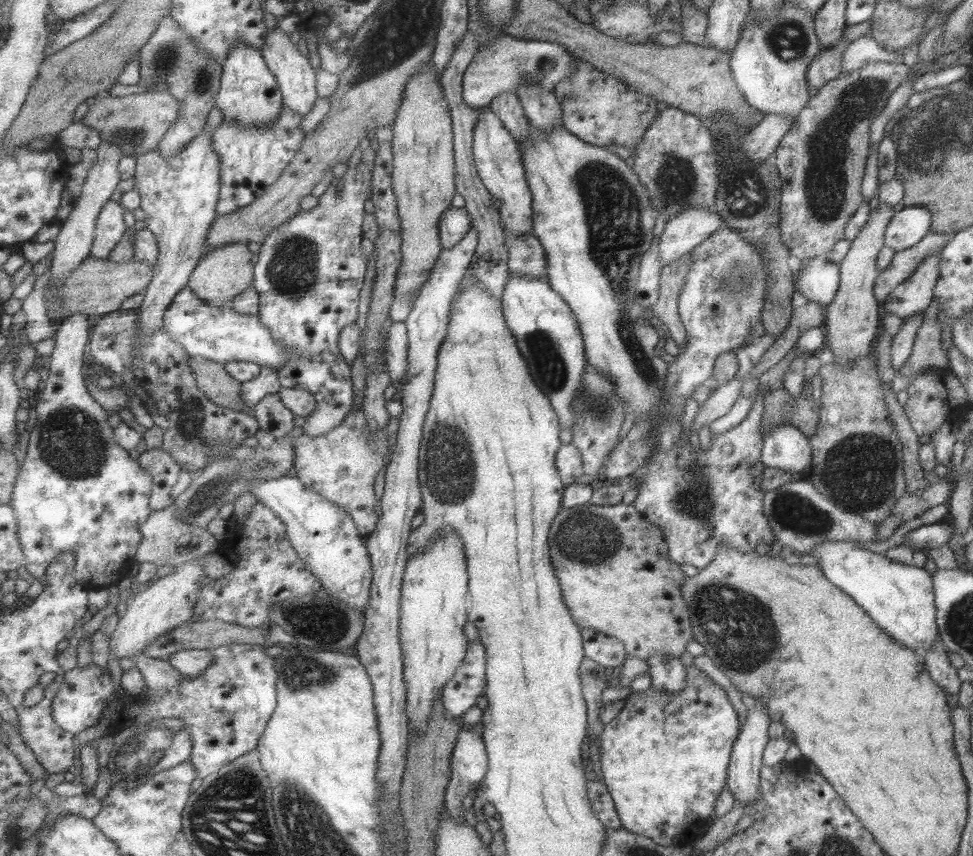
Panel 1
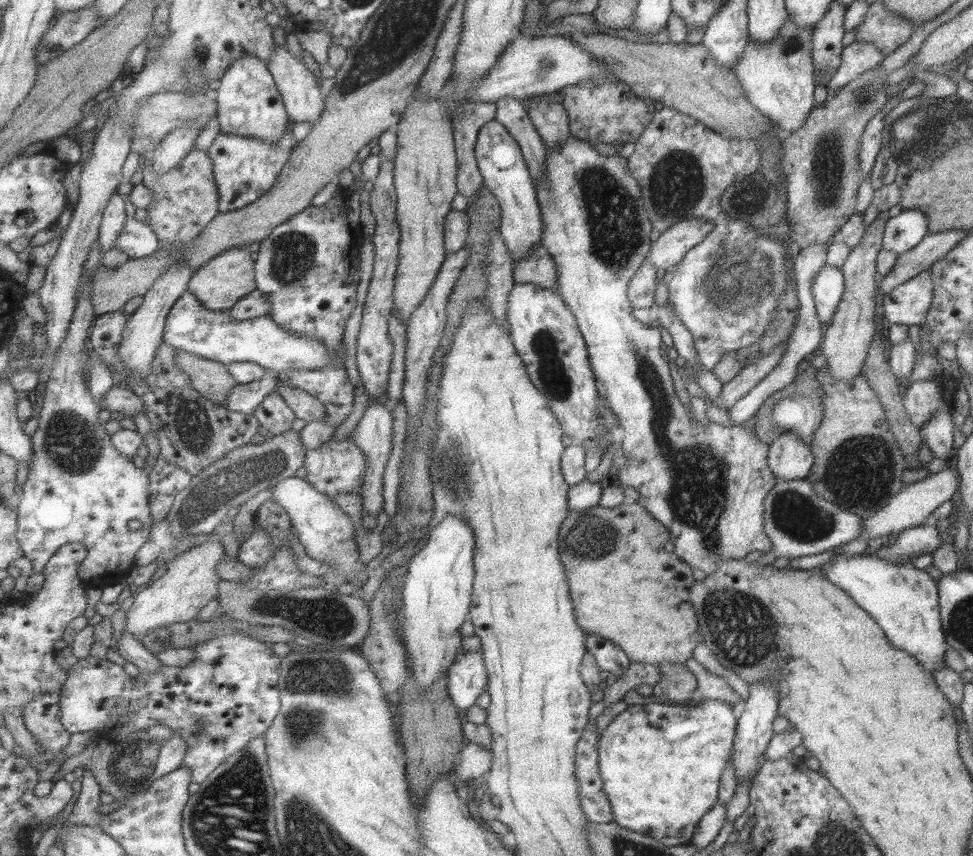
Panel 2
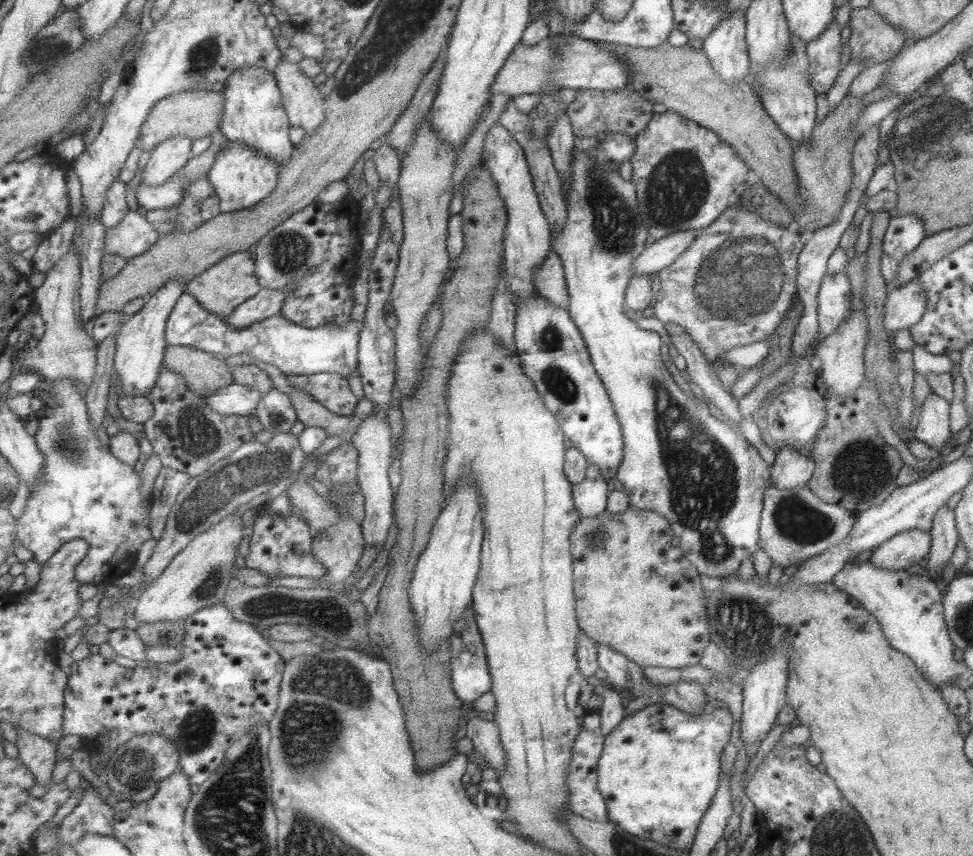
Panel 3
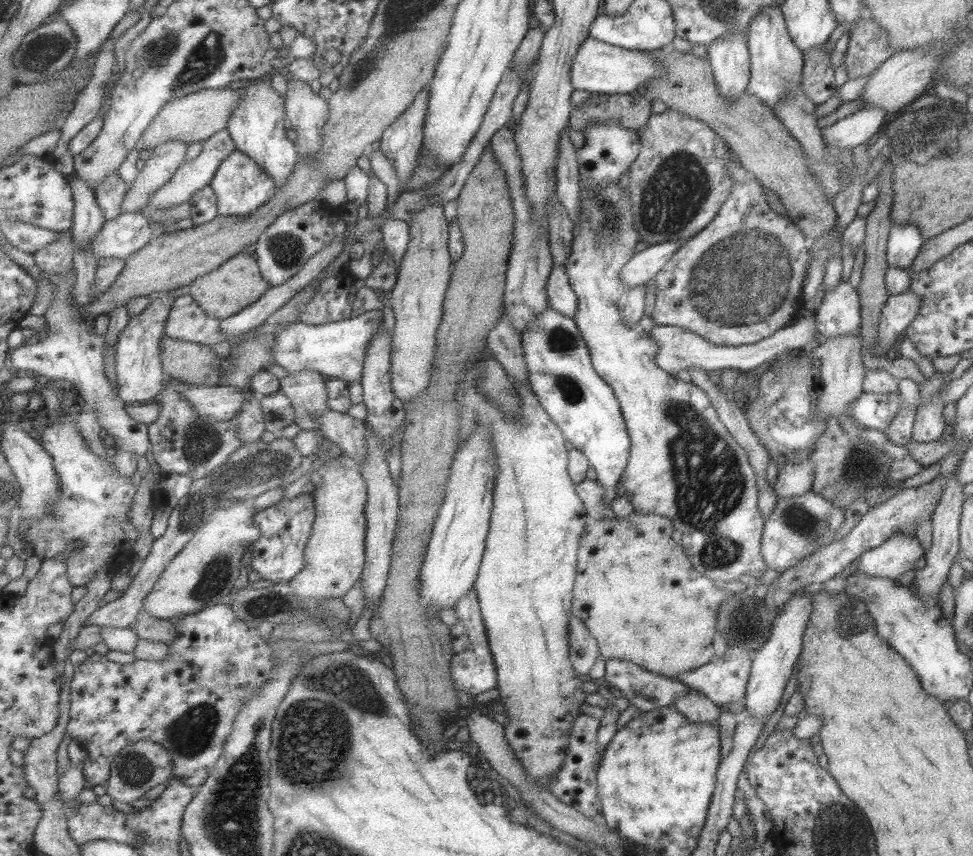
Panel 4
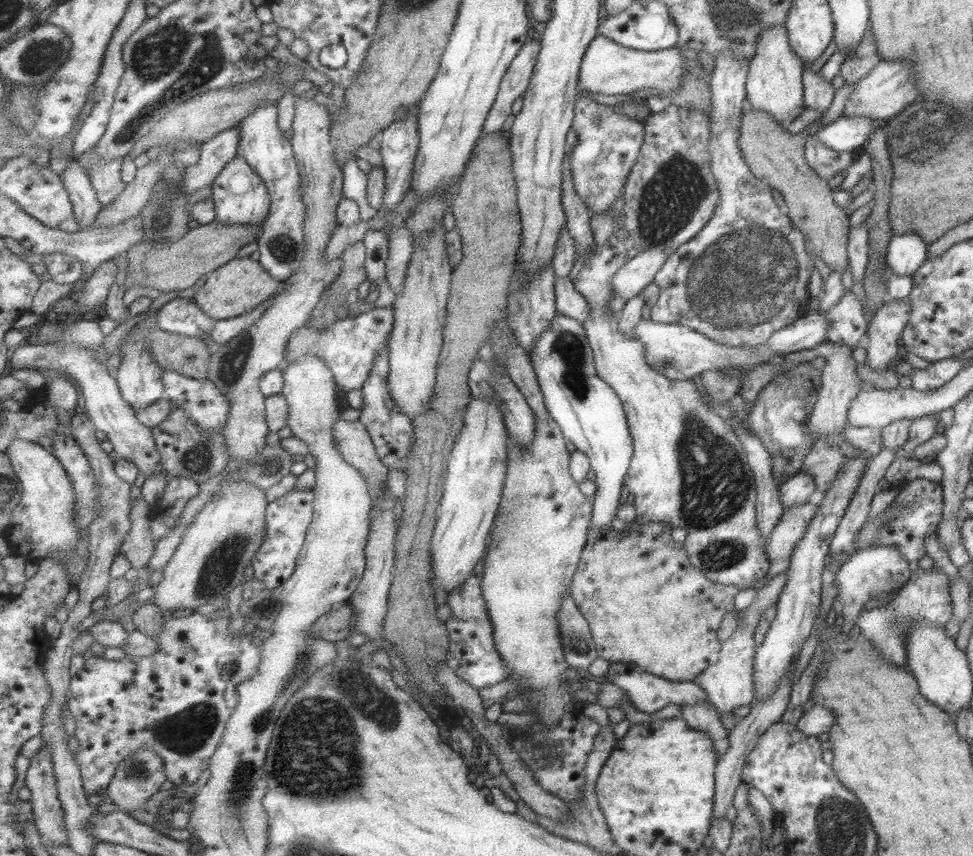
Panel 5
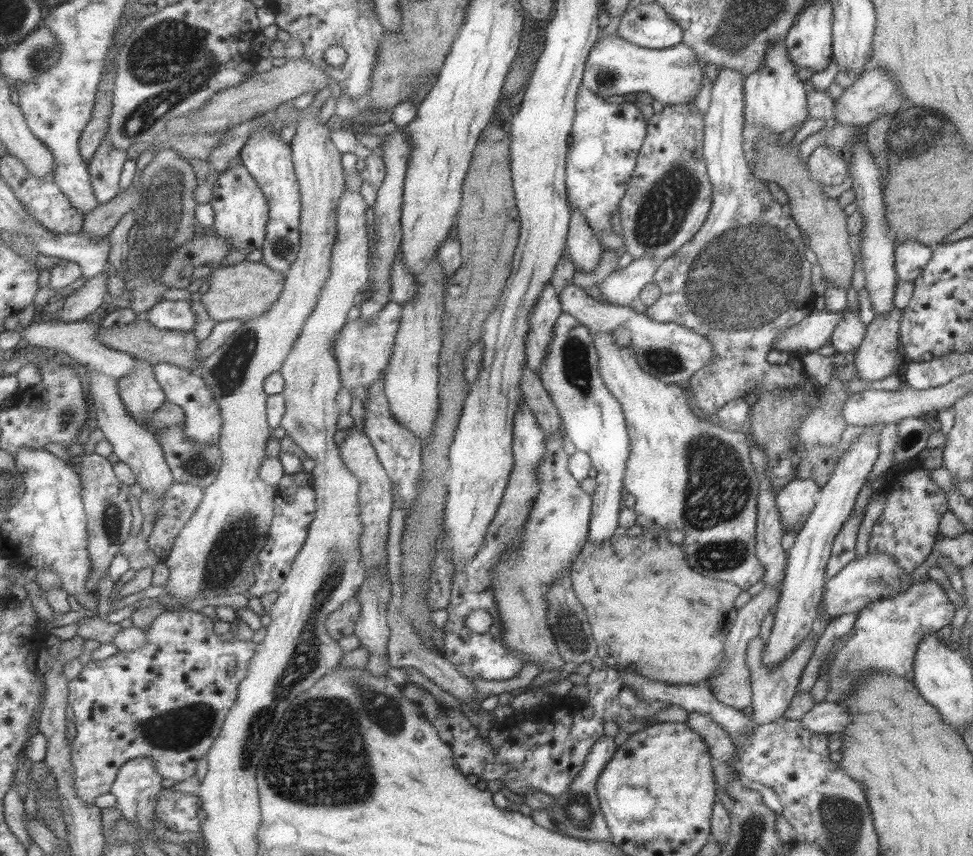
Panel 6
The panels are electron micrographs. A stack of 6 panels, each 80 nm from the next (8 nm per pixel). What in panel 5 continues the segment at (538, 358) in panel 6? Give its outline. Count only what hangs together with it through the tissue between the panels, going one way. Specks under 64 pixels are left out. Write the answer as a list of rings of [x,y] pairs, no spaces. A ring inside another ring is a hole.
[[[552,264],[543,267],[543,274],[539,274],[537,278],[533,278],[533,282],[512,282],[510,286],[510,301],[508,302],[508,318],[511,327],[515,330],[515,337],[519,340],[519,344],[528,350],[528,354],[532,353],[535,342],[539,342],[539,338],[543,336],[551,328],[553,319],[559,315],[557,311],[557,295],[555,295],[555,284],[557,276]]]

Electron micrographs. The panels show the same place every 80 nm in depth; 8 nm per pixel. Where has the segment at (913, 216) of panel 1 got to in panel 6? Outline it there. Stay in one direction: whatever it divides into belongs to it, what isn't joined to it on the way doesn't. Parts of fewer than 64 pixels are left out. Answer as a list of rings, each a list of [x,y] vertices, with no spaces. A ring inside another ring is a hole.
[[[907,239],[894,244],[895,273],[898,280],[912,282],[919,276],[922,268],[930,259],[931,246]]]

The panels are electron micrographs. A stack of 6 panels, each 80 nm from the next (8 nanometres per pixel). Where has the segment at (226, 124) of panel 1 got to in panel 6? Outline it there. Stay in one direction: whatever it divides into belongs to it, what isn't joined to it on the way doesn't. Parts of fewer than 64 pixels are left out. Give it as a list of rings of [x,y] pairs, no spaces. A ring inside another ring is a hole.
[[[241,161],[219,174],[214,183],[211,204],[216,210],[213,228],[220,237],[228,238],[234,249],[249,248],[252,251],[263,248],[270,221],[270,200],[257,179]]]

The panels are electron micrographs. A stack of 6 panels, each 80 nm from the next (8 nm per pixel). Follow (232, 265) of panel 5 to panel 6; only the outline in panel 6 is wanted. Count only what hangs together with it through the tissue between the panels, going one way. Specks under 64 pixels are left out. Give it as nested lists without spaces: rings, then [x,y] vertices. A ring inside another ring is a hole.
[[[245,260],[231,266],[221,266],[209,277],[210,289],[202,295],[202,305],[212,320],[248,320],[267,314],[271,306],[281,298],[287,284],[283,273],[271,269],[266,263]]]

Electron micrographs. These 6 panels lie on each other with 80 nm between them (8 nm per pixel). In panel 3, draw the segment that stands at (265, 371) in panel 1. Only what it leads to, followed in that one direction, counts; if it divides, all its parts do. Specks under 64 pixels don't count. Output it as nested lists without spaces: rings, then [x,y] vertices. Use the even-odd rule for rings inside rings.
[[[233,383],[221,390],[203,394],[201,398],[223,416],[247,416],[258,410],[263,391],[253,385]]]

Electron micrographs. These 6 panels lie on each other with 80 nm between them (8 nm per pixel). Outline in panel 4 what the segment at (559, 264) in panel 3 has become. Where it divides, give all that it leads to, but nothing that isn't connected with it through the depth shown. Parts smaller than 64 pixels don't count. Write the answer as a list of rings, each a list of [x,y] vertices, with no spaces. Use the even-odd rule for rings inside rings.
[[[555,262],[553,272],[547,280],[547,295],[549,295],[549,307],[572,318],[577,310],[577,296],[571,289],[566,267],[559,266],[557,262]]]

